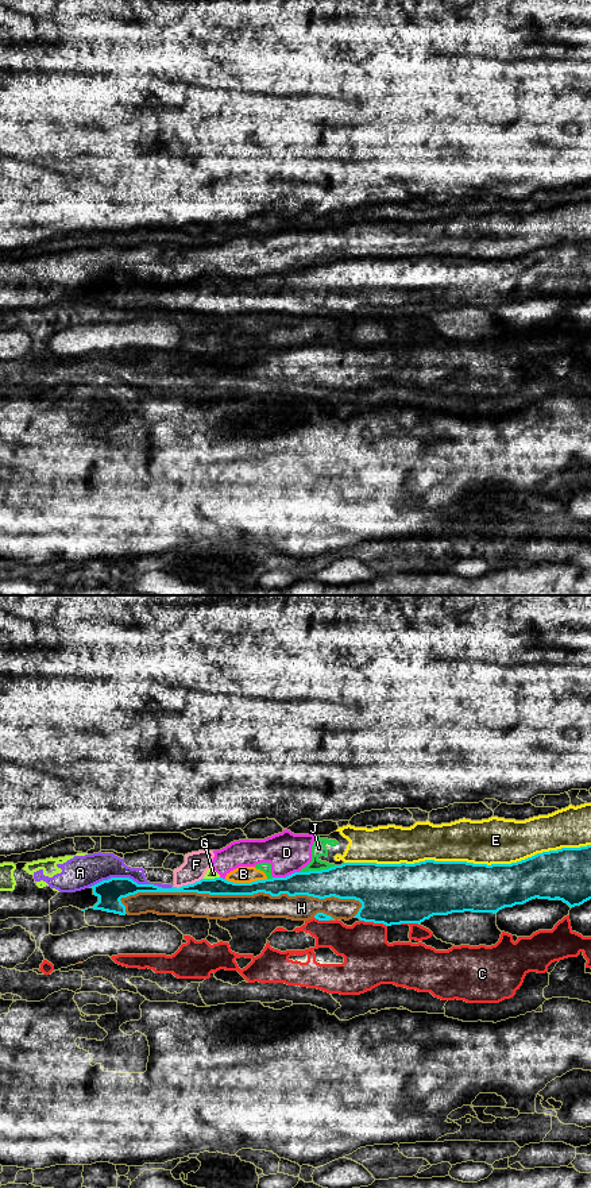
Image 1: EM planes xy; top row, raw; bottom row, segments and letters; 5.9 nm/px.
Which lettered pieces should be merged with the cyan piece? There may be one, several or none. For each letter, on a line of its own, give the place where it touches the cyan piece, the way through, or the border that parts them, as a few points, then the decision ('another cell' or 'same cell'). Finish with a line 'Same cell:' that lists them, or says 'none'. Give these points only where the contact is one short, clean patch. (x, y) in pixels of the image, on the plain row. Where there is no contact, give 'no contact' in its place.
A: xy (130, 274) | another cell
B: xy (244, 278) | another cell
C: xy (374, 317) | another cell
D: xy (286, 272) | another cell
E: xy (467, 258) | another cell
F: xy (188, 280) | along xy (203, 273), (173, 282) | another cell
G: xy (211, 274) | another cell
H: xy (242, 289) | same cell
J: xy (317, 266) | another cell
Same cell: H

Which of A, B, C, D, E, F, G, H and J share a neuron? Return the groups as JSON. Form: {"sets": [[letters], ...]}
{"sets": [["A", "B", "D", "E", "F", "G", "J"], ["C"], ["H"]]}

